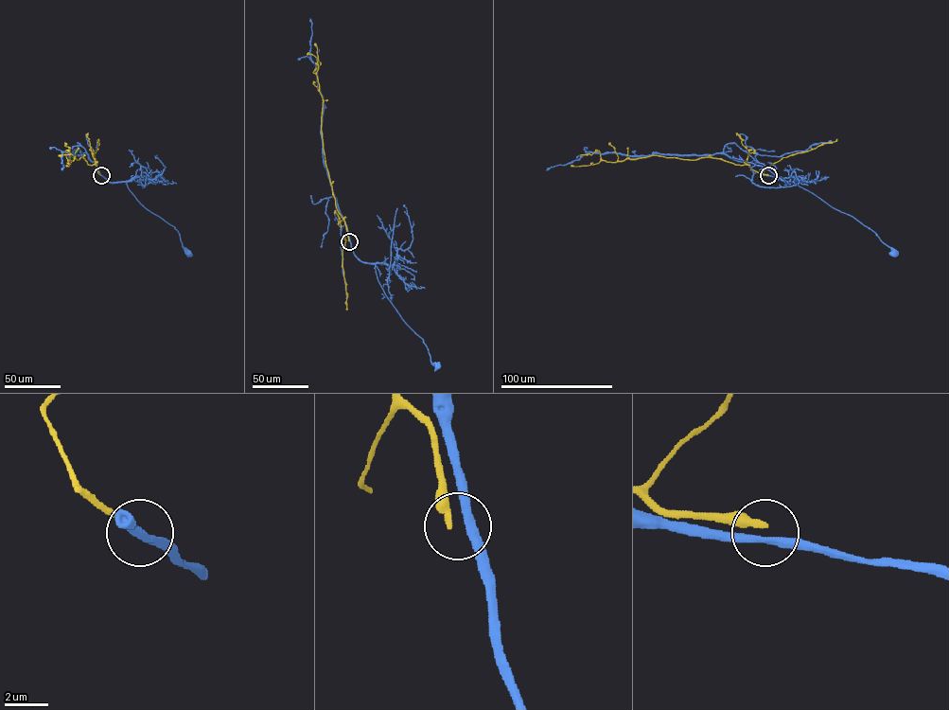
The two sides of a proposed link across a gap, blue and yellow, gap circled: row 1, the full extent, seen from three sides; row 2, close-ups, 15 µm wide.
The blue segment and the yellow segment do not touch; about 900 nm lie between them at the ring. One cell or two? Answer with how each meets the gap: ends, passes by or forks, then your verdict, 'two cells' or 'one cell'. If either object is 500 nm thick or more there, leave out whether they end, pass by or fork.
blue passes by; yellow ends there; two cells

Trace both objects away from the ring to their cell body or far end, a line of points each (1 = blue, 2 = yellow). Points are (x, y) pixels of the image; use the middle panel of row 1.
1: (349, 240), (360, 259), (375, 264), (386, 296), (423, 340), (430, 363), (437, 365)
2: (349, 240), (345, 221), (335, 204), (323, 147), (323, 98), (313, 72), (320, 62), (311, 53), (307, 54)

